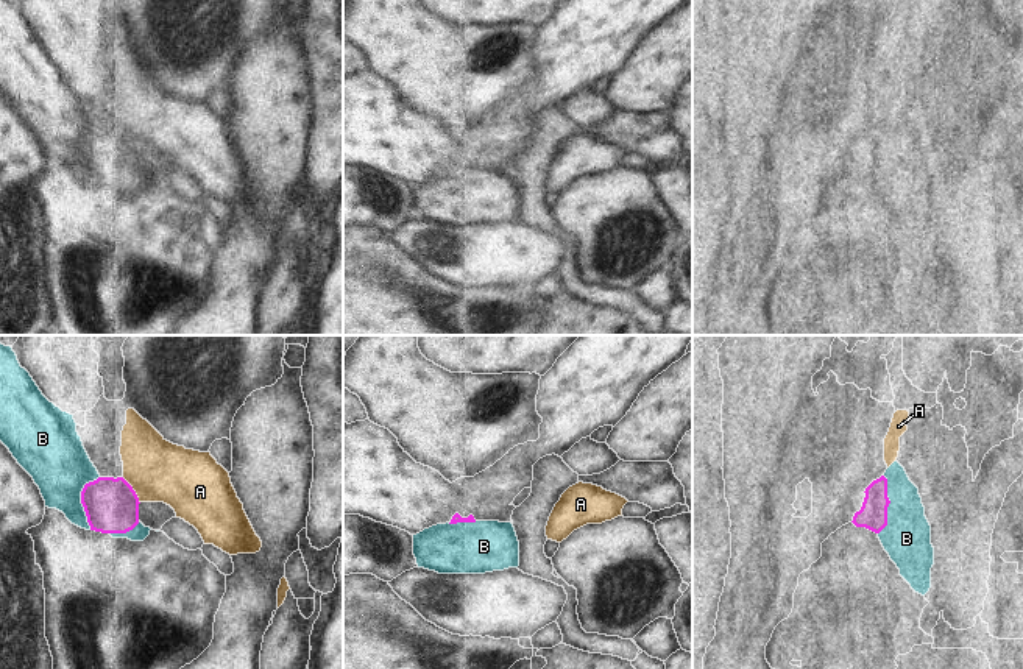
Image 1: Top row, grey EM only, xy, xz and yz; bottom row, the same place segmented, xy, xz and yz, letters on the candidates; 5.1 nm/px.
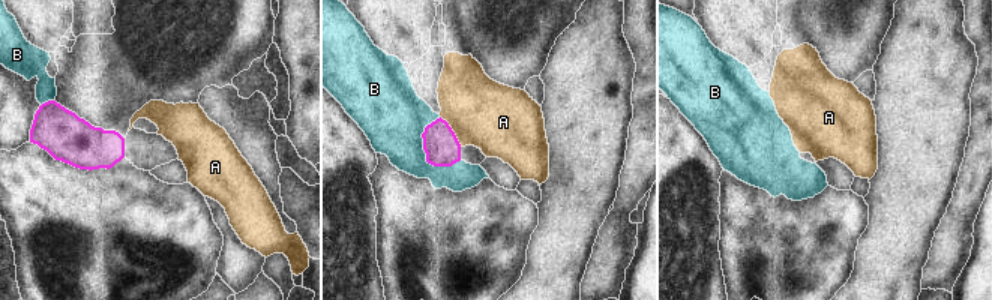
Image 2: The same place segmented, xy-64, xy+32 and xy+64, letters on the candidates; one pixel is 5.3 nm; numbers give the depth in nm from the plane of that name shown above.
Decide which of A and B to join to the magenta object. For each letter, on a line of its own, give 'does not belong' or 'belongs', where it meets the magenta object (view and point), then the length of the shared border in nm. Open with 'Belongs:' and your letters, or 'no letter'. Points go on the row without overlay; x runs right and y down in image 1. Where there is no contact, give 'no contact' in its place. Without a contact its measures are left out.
Belongs: no letter
A: does not belong; contact xy (133, 141); length 160 nm
B: does not belong; contact xy (81, 152); length 280 nm

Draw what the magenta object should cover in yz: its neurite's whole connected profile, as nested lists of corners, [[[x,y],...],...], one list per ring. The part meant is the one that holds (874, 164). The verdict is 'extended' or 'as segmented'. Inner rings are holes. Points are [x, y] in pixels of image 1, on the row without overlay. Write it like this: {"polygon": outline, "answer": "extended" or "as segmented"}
{"polygon": [[[881,126],[865,139],[865,148],[859,162],[853,167],[856,178],[865,178],[880,184],[887,176],[887,129]]], "answer": "as segmented"}

